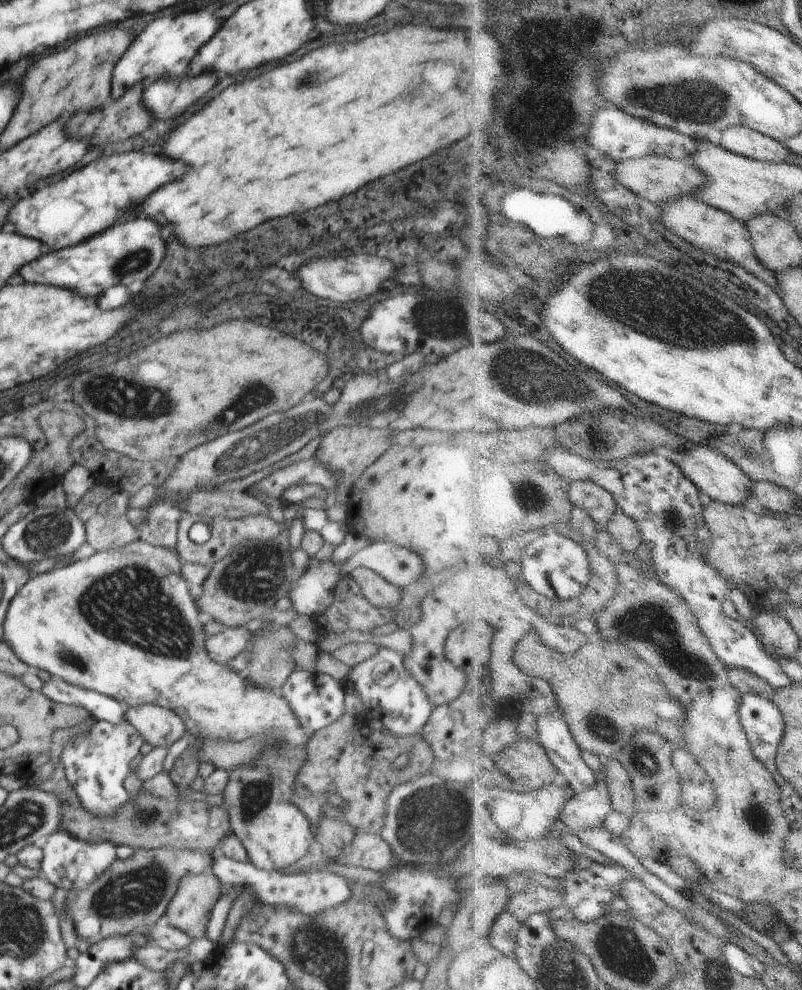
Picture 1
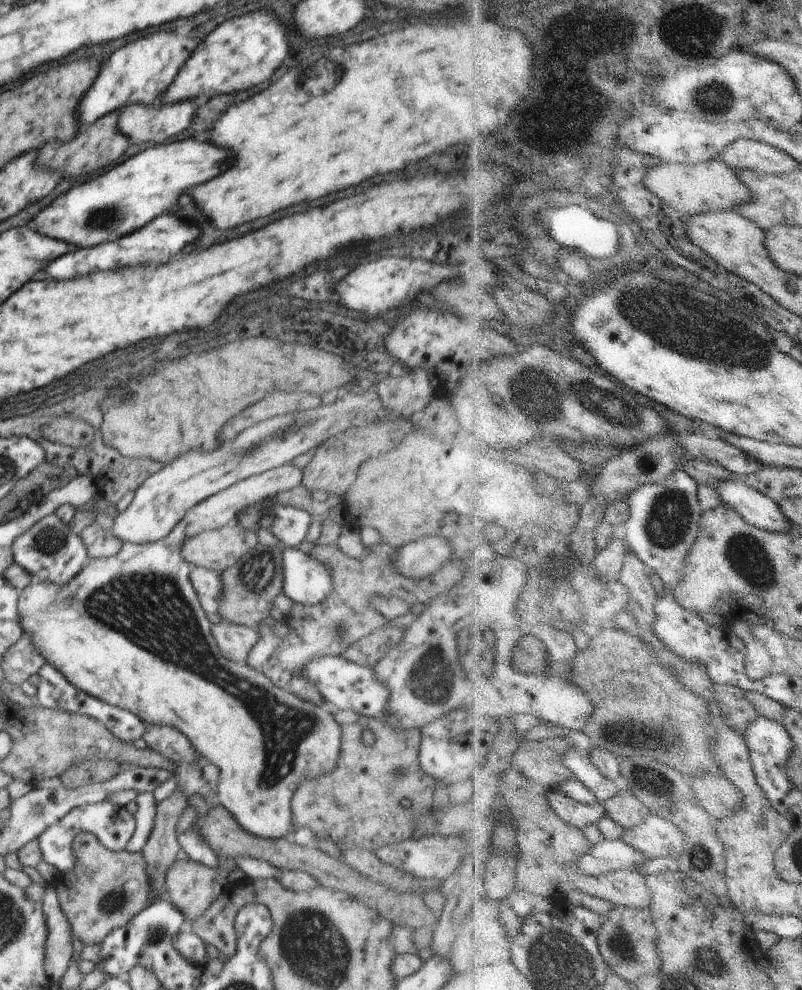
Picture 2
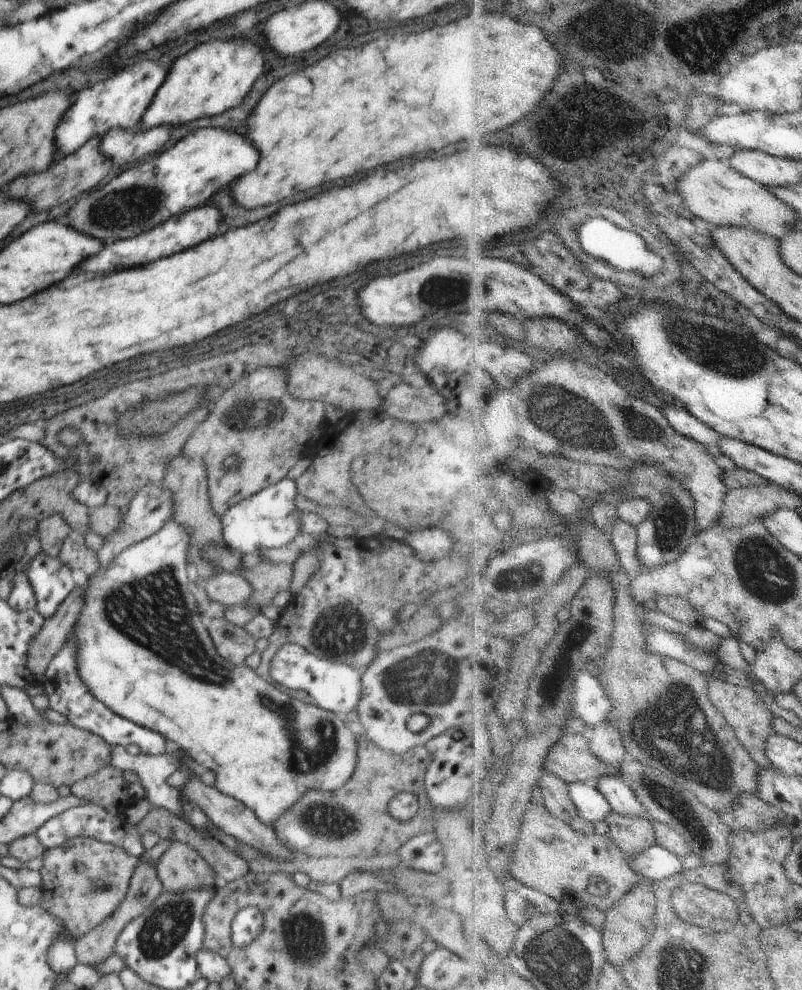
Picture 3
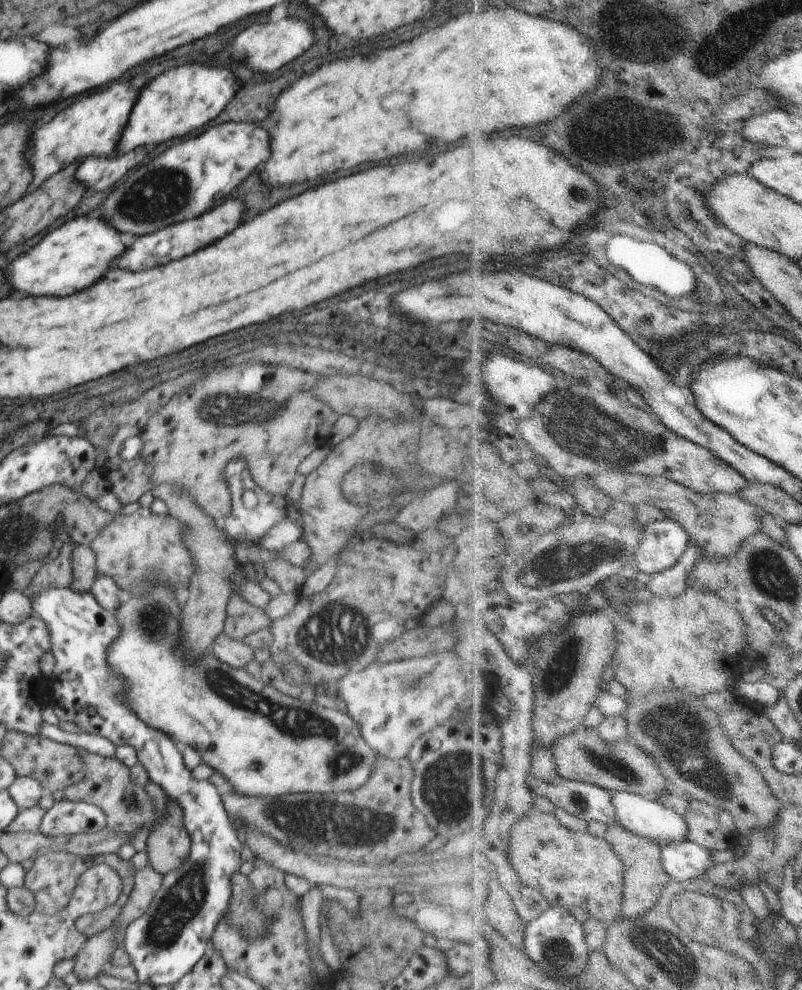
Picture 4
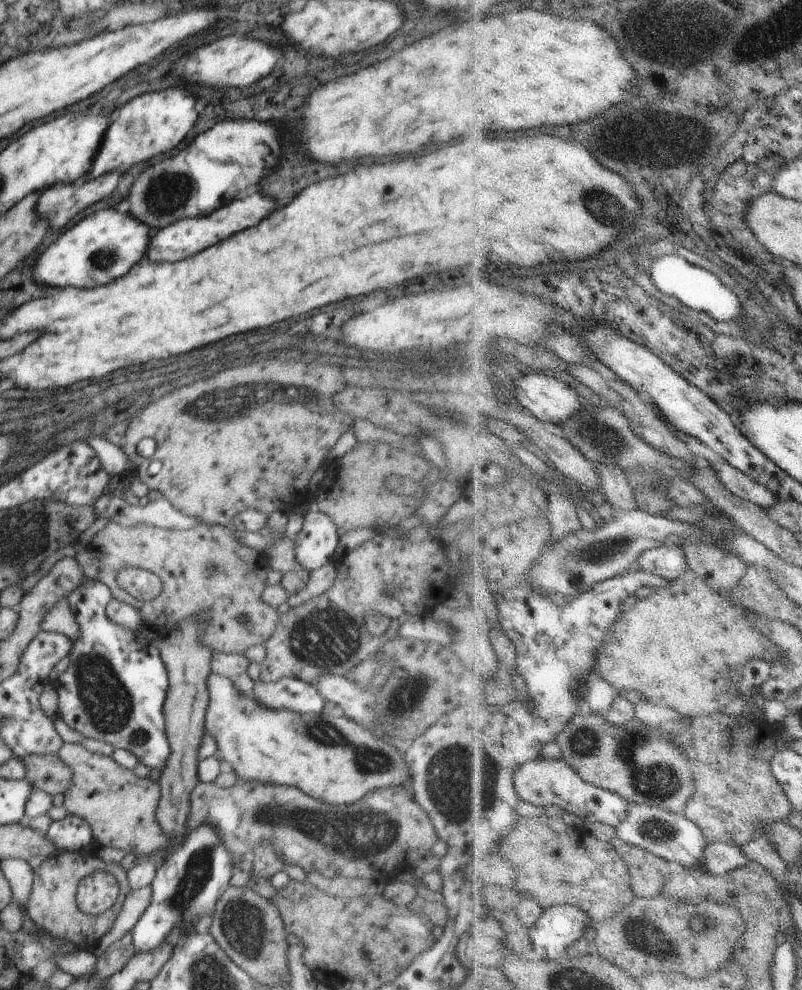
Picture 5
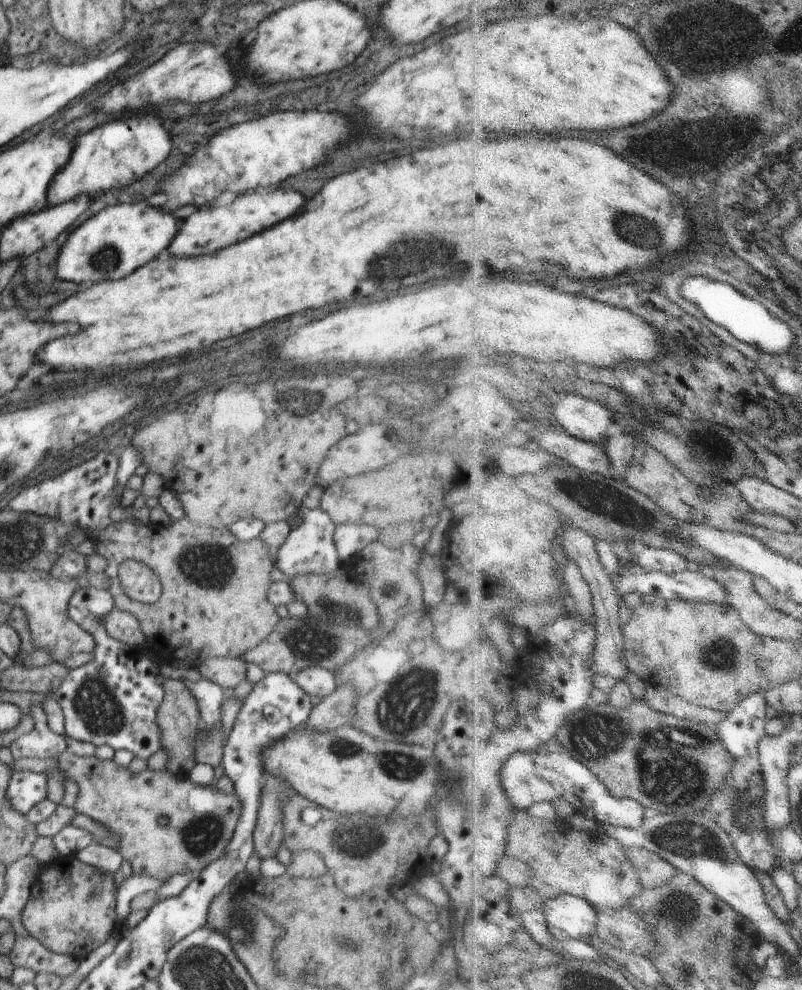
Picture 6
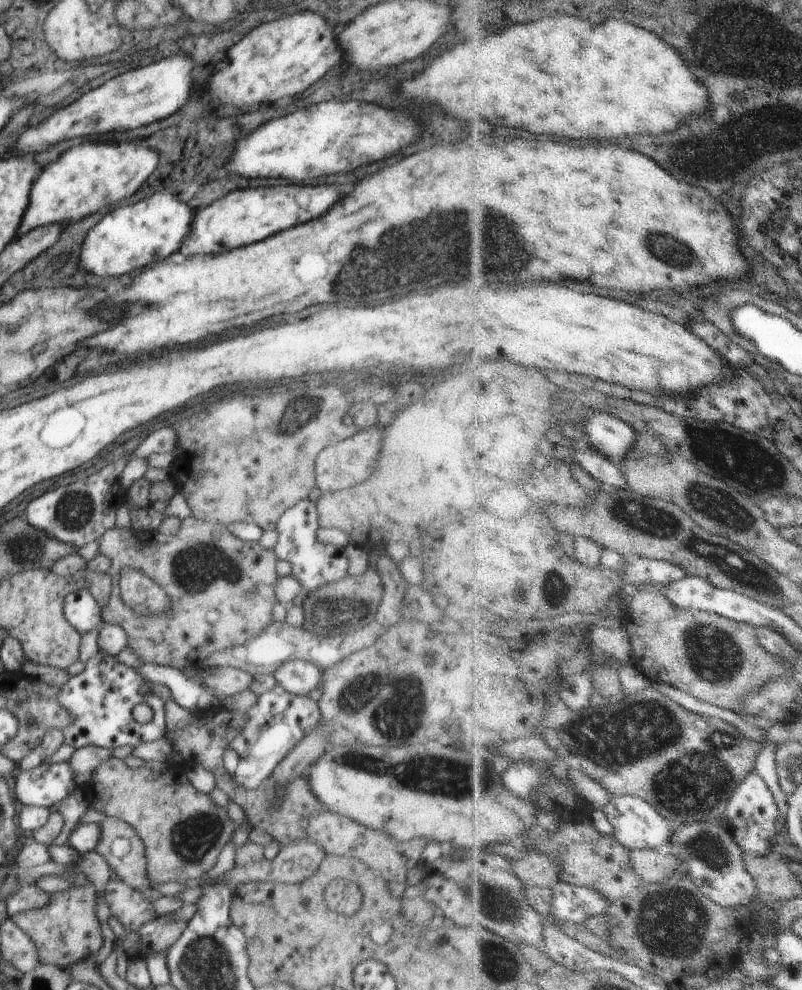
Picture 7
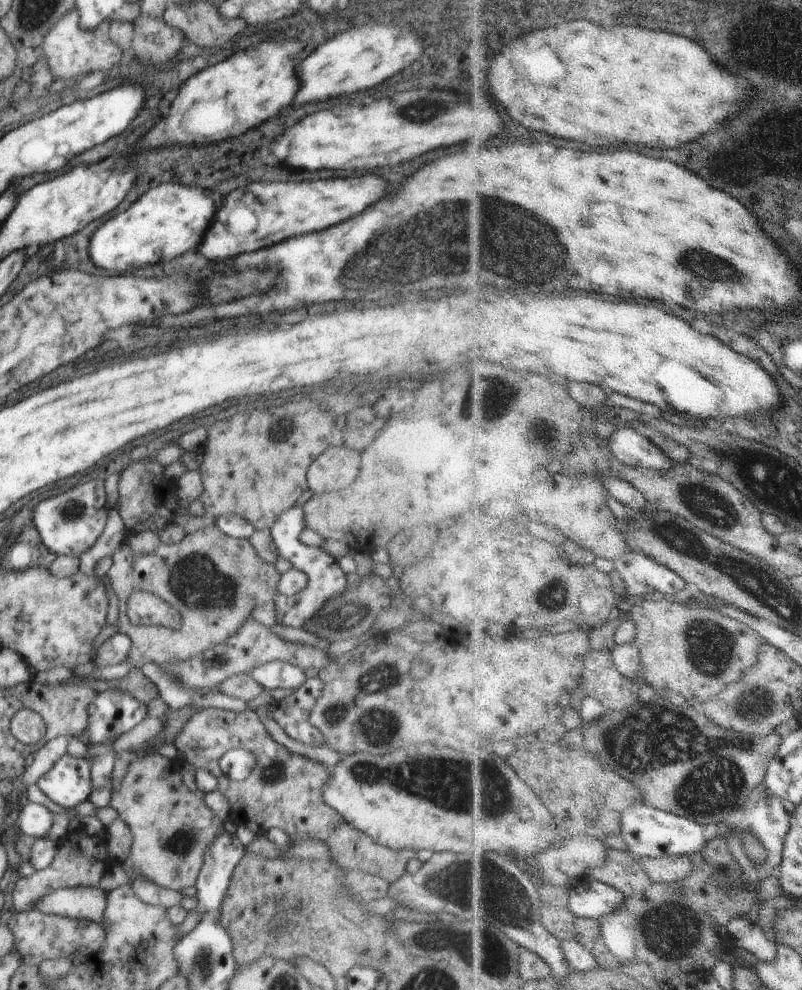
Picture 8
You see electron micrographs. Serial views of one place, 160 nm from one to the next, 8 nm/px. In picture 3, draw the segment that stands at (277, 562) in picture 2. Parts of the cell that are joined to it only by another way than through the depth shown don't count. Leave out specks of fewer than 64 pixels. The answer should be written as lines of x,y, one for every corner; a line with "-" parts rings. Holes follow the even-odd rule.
262,560
258,566
240,575
248,579
254,592
248,604
260,612
266,605
272,604
272,599
280,591
289,590
293,578
292,564
272,564

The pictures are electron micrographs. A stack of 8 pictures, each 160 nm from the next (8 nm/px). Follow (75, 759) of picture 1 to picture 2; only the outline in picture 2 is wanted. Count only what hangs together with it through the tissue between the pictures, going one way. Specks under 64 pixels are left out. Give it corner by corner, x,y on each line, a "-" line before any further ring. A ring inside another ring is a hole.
108,800
94,803
93,805
83,805
74,807
70,812
66,813
58,822
52,826
48,825
37,838
43,859
52,864
58,870
58,875
61,876
73,867
73,848
72,841
78,833
92,833
98,837
98,840
110,850
124,851
128,840
132,838
135,828
135,818
130,815
126,807
118,806

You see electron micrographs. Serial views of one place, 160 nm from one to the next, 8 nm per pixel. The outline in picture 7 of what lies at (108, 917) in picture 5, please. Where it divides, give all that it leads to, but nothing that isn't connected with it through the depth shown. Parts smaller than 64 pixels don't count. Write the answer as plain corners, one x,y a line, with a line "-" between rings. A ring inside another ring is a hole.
93,884
53,893
50,902
41,909
10,918
31,939
37,950
39,962
55,964
66,969
85,958
94,958
104,944
100,923
96,917
96,893

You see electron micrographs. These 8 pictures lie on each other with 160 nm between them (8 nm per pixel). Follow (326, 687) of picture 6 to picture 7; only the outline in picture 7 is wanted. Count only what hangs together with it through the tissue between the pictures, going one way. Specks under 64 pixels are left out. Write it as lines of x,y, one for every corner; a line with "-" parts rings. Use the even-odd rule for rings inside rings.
289,660
282,663
273,676
278,685
295,695
306,695
322,683
322,670
308,661

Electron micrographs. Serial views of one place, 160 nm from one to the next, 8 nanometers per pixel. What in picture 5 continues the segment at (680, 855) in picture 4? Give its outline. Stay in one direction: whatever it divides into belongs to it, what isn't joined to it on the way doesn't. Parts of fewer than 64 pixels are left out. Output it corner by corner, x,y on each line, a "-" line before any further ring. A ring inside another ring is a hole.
714,843
707,848
705,865
715,875
725,875
747,867
754,862
745,851
744,845
738,843

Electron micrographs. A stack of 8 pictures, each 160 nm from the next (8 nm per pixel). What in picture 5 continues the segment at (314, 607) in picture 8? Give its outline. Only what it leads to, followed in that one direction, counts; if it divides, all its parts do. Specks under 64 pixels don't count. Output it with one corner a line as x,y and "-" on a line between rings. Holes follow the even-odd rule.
307,512
302,529
293,538
297,564
309,572
324,566
332,560
338,539
336,525
328,515

